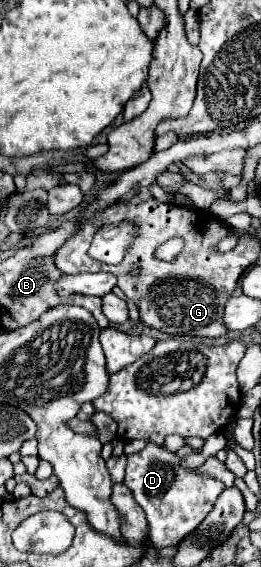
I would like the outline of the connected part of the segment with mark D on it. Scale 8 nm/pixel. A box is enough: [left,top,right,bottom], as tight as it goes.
[123,442,225,548]

